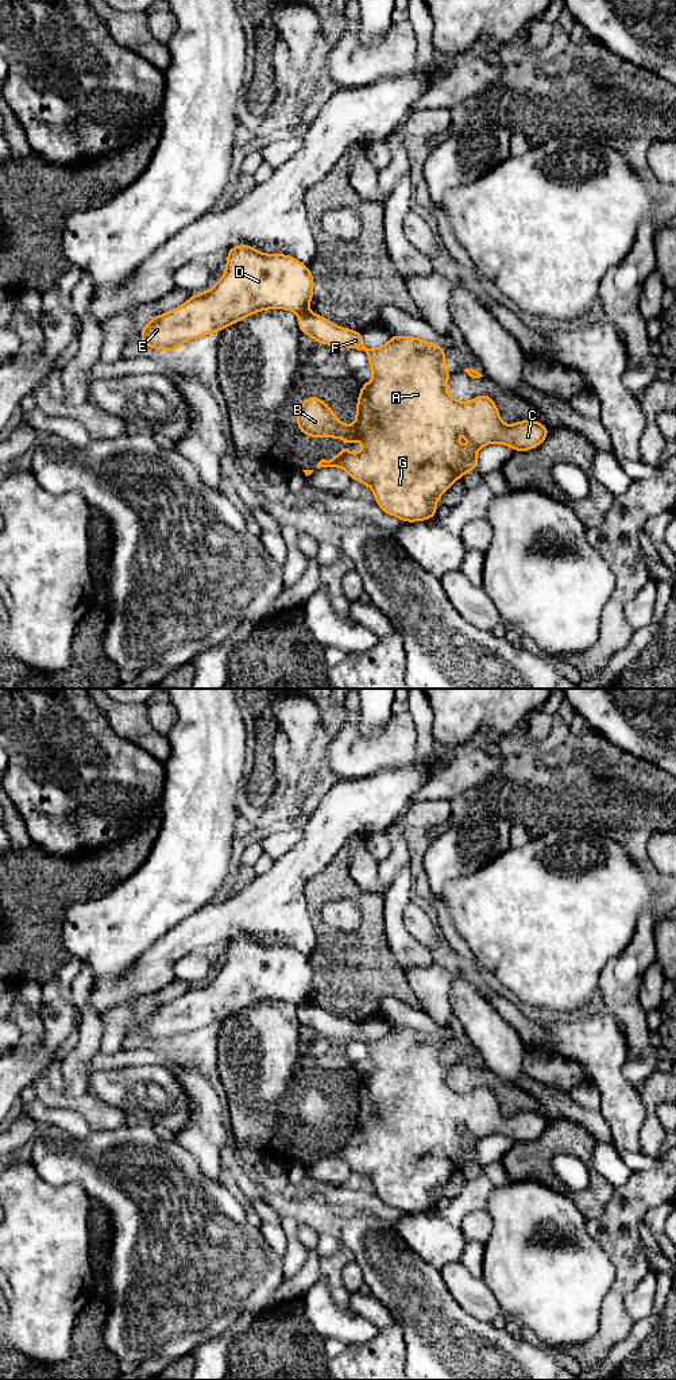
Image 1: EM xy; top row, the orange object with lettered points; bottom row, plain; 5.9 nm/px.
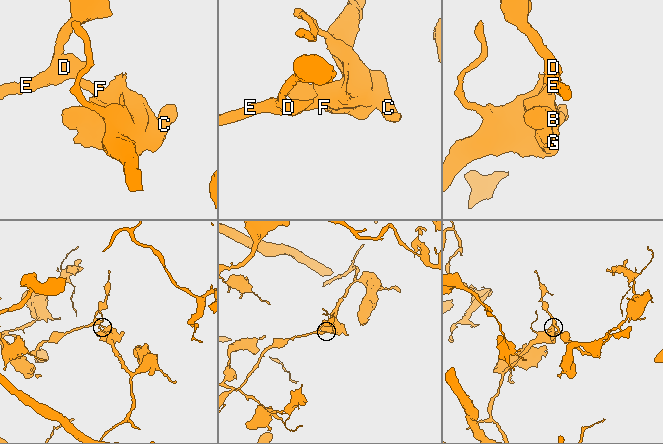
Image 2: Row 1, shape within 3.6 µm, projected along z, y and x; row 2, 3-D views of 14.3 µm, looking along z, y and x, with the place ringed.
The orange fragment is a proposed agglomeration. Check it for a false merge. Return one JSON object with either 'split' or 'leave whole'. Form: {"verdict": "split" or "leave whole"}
{"verdict": "split"}

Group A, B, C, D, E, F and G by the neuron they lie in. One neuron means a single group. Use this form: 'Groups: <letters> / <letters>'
Groups: A B C F G / D E

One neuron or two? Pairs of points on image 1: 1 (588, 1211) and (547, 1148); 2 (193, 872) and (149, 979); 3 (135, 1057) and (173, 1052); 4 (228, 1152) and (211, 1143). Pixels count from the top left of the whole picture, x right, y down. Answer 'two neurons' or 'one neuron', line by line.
1: one neuron
2: two neurons
3: one neuron
4: two neurons

